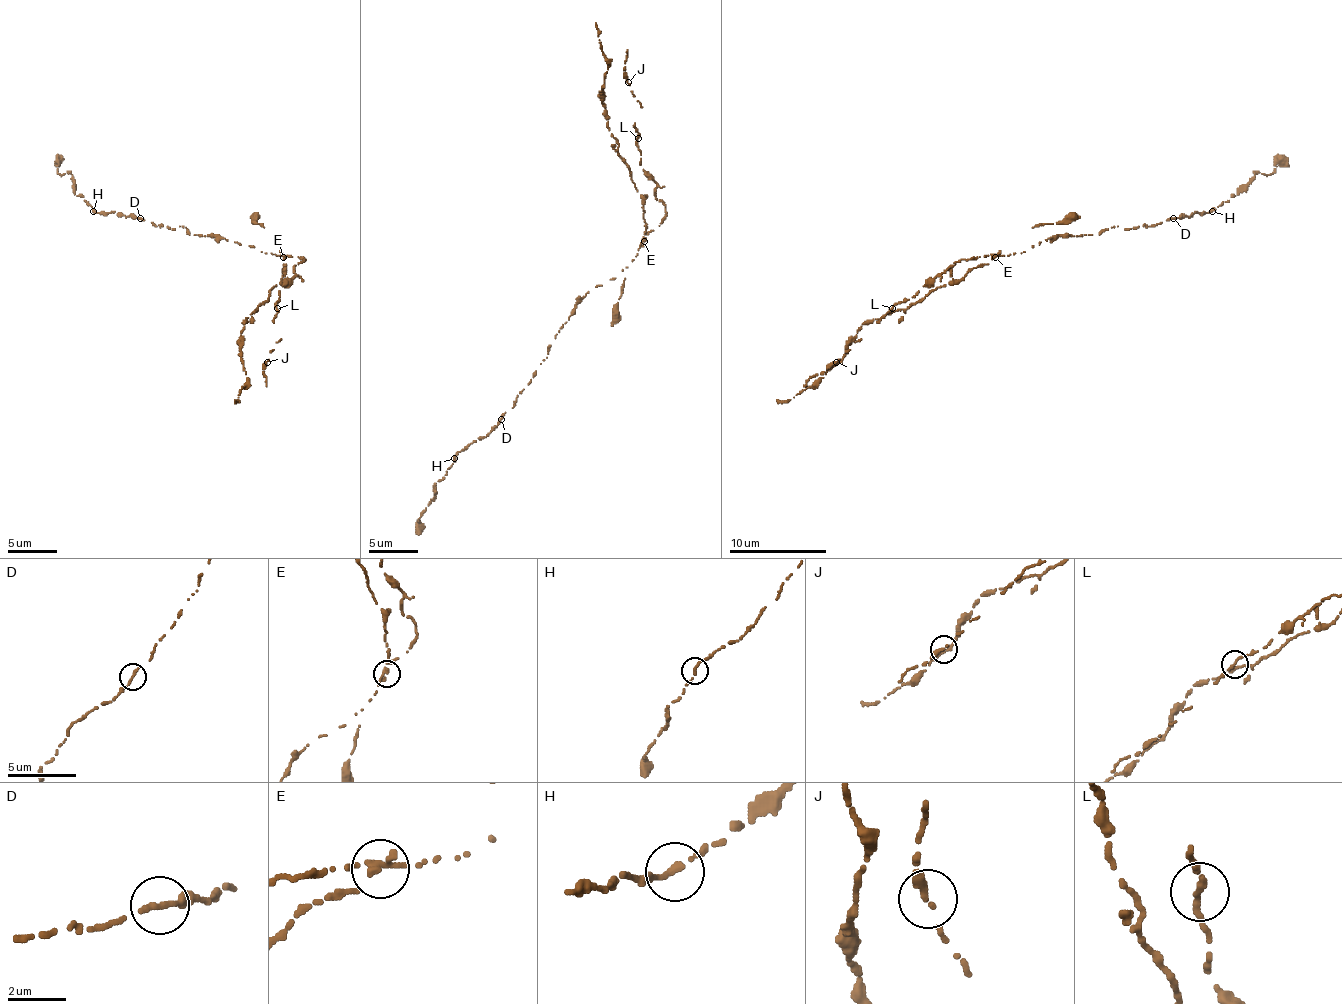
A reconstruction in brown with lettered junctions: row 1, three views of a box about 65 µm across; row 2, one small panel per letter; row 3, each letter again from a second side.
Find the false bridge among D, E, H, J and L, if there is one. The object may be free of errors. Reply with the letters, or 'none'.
none

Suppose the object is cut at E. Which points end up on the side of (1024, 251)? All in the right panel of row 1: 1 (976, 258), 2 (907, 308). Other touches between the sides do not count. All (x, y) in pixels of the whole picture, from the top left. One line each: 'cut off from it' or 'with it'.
1: with it
2: cut off from it

